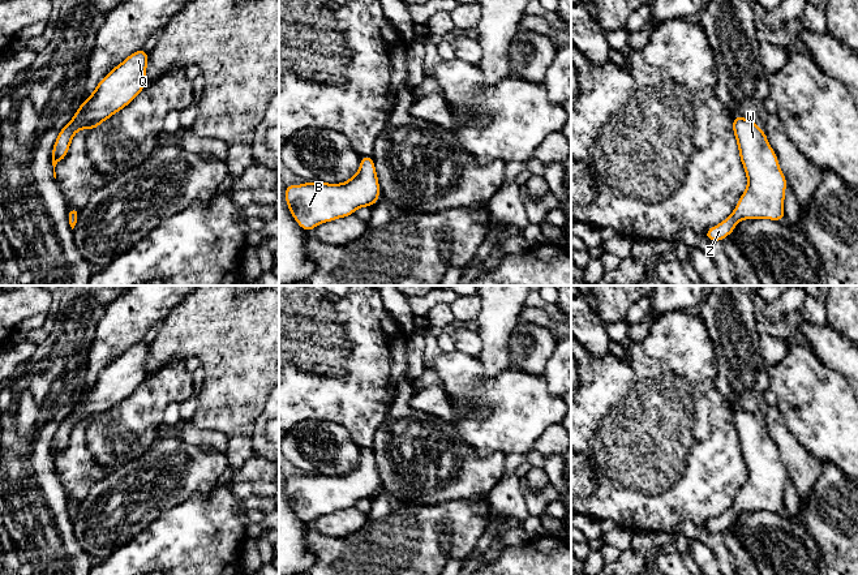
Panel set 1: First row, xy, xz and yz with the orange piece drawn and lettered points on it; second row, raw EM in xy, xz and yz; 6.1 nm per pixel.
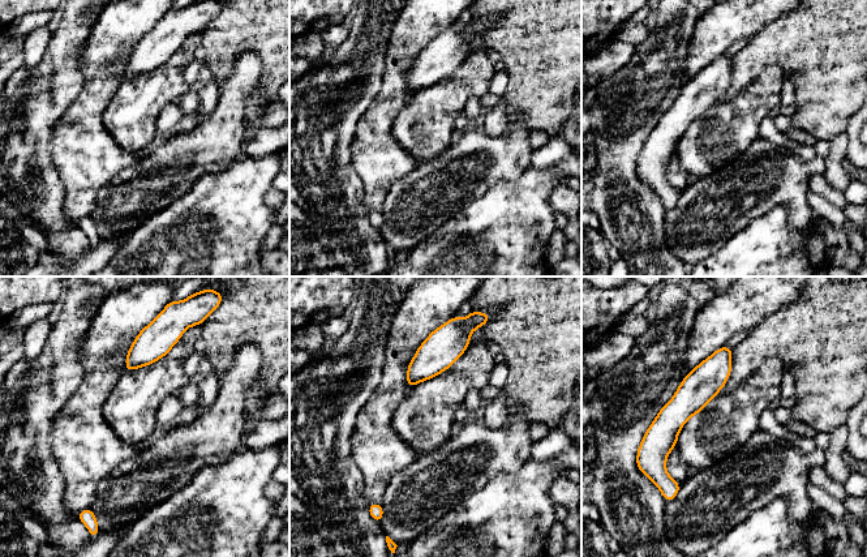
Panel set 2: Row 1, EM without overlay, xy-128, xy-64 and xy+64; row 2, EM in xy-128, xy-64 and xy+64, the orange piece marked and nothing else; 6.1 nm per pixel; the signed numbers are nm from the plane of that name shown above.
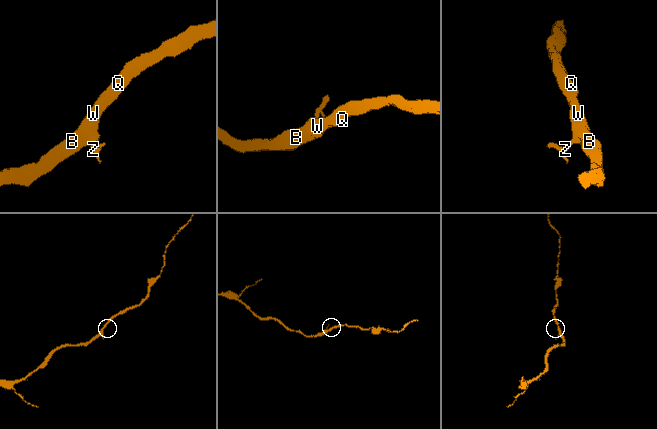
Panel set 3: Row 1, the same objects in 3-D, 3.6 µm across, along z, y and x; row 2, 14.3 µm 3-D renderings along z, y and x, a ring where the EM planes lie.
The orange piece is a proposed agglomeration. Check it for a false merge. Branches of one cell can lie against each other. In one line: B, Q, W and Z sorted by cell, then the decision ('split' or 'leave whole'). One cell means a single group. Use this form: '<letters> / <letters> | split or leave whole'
B Q W Z | leave whole

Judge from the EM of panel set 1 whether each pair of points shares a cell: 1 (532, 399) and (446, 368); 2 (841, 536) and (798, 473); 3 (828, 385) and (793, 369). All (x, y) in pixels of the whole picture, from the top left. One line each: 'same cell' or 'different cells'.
1: same cell
2: different cells
3: same cell

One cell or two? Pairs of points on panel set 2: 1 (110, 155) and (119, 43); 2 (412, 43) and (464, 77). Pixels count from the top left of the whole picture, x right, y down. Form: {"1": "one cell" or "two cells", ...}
{"1": "one cell", "2": "two cells"}

